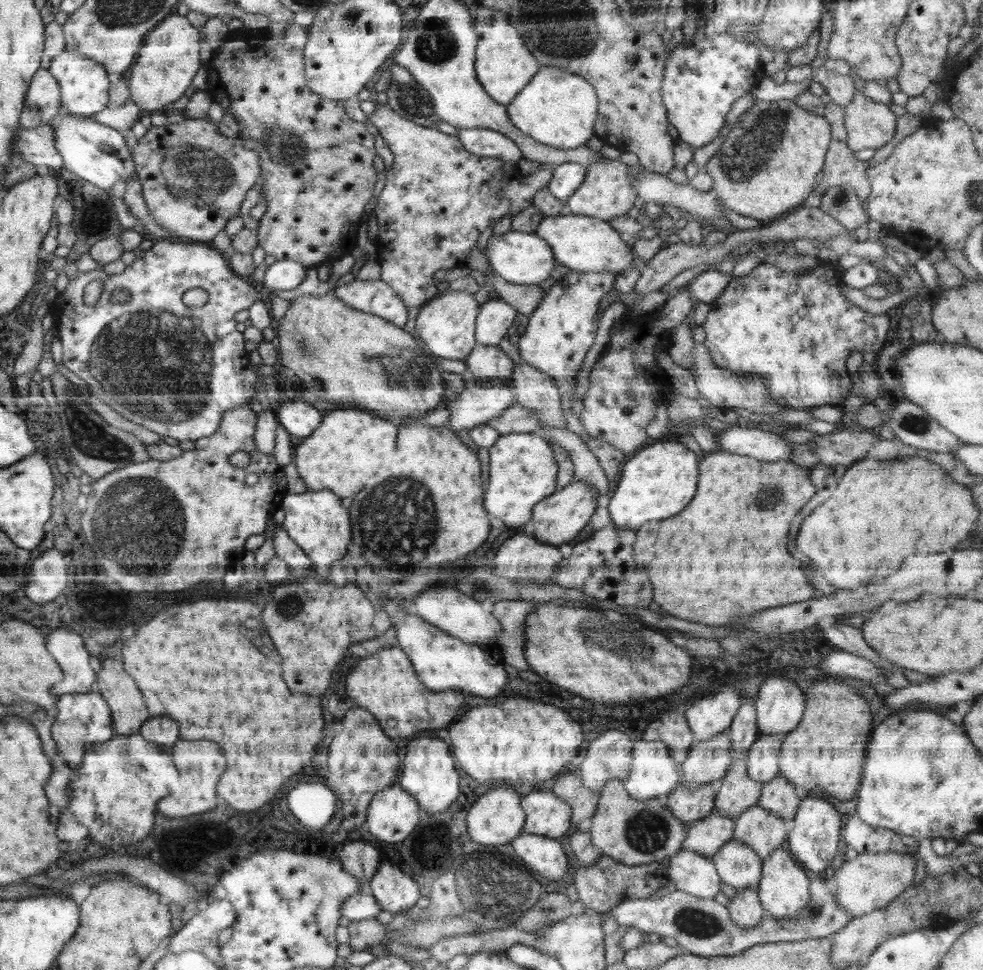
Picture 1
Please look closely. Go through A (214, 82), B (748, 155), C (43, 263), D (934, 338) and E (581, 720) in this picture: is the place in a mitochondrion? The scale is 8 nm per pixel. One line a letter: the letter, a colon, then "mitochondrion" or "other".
A: other
B: mitochondrion
C: other
D: other
E: other

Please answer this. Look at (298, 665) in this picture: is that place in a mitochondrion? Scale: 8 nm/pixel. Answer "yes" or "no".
no

